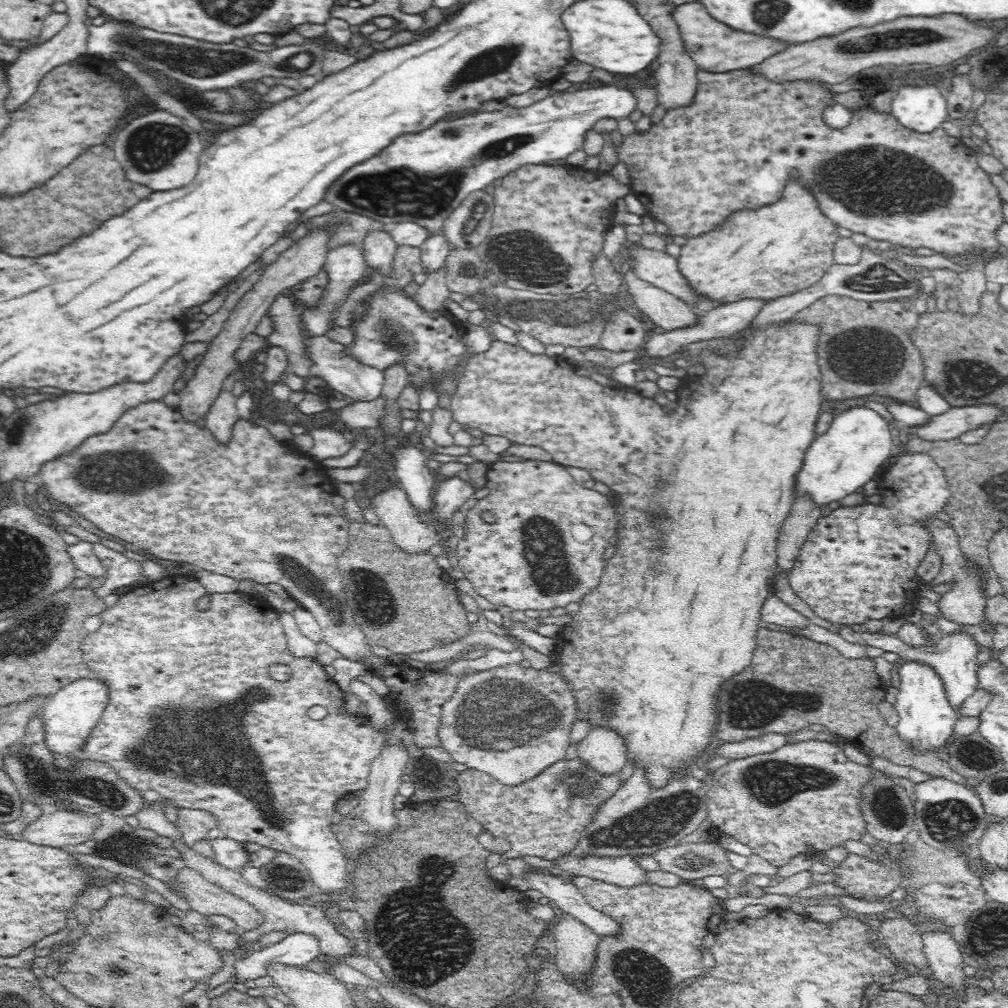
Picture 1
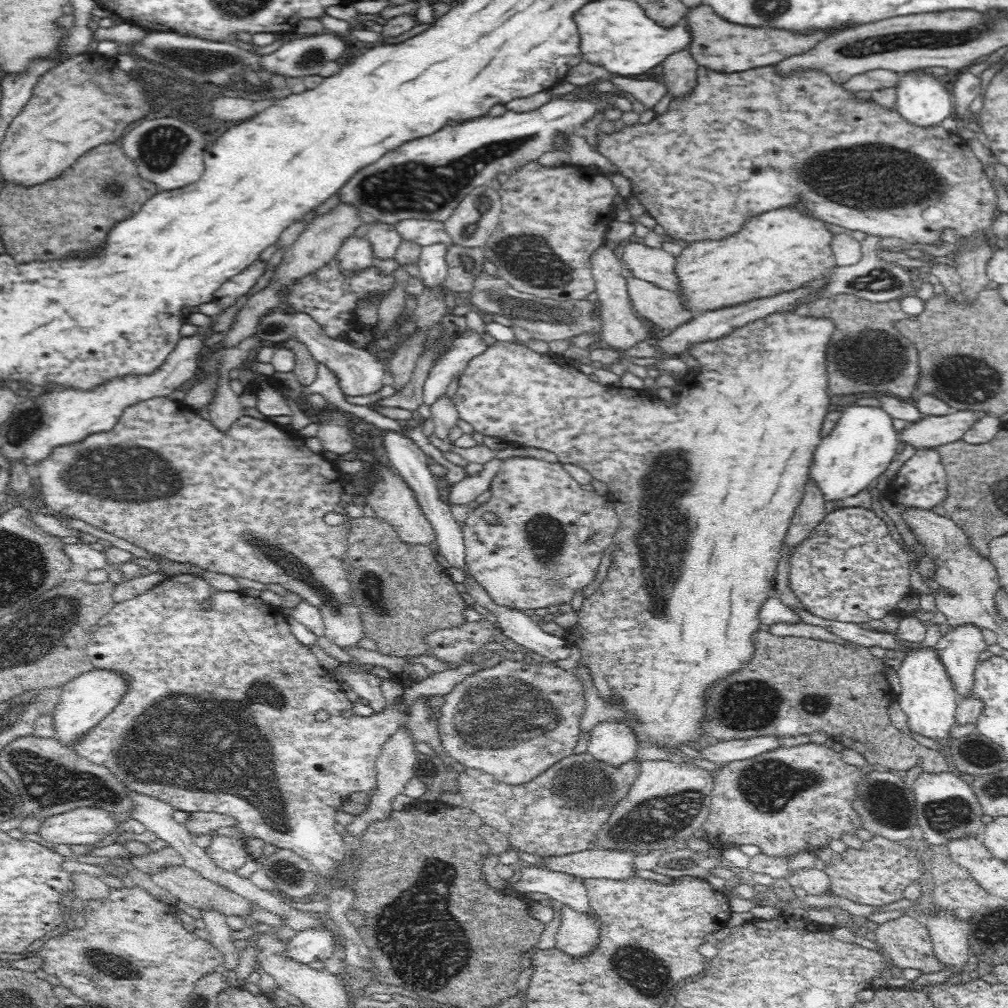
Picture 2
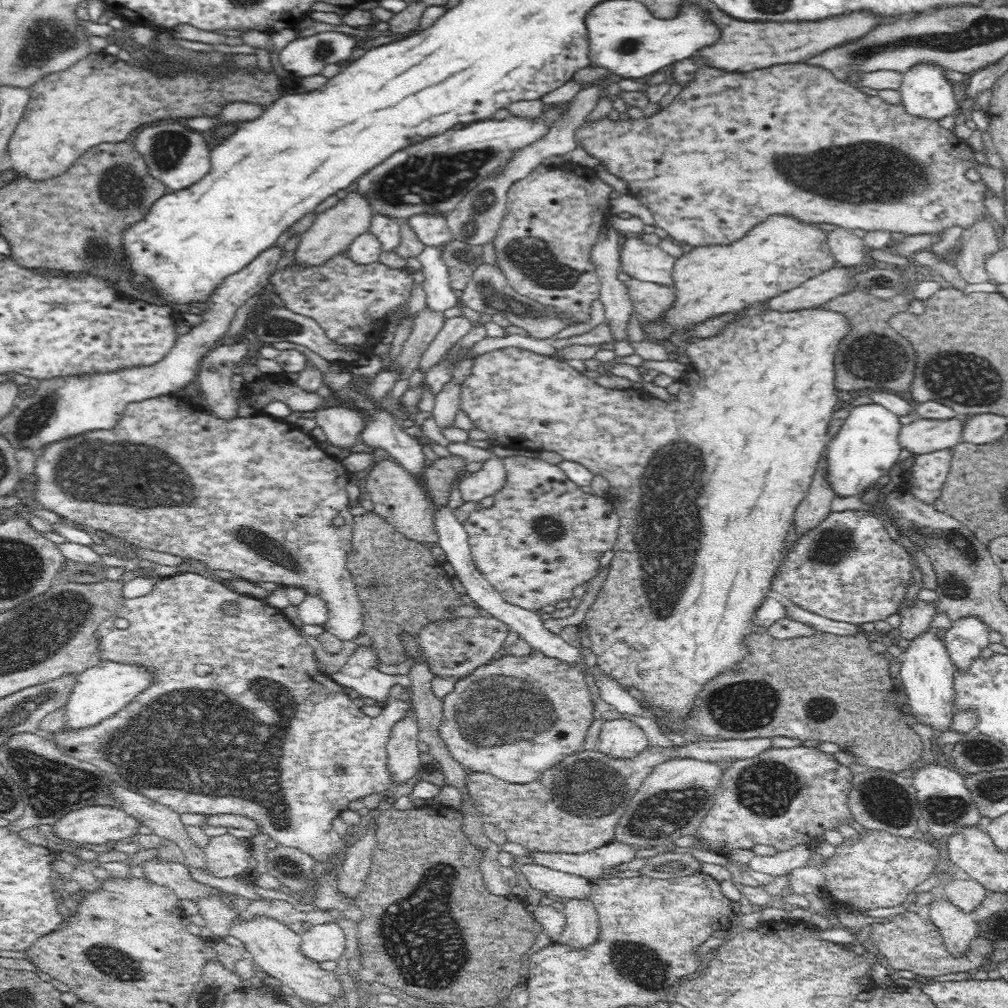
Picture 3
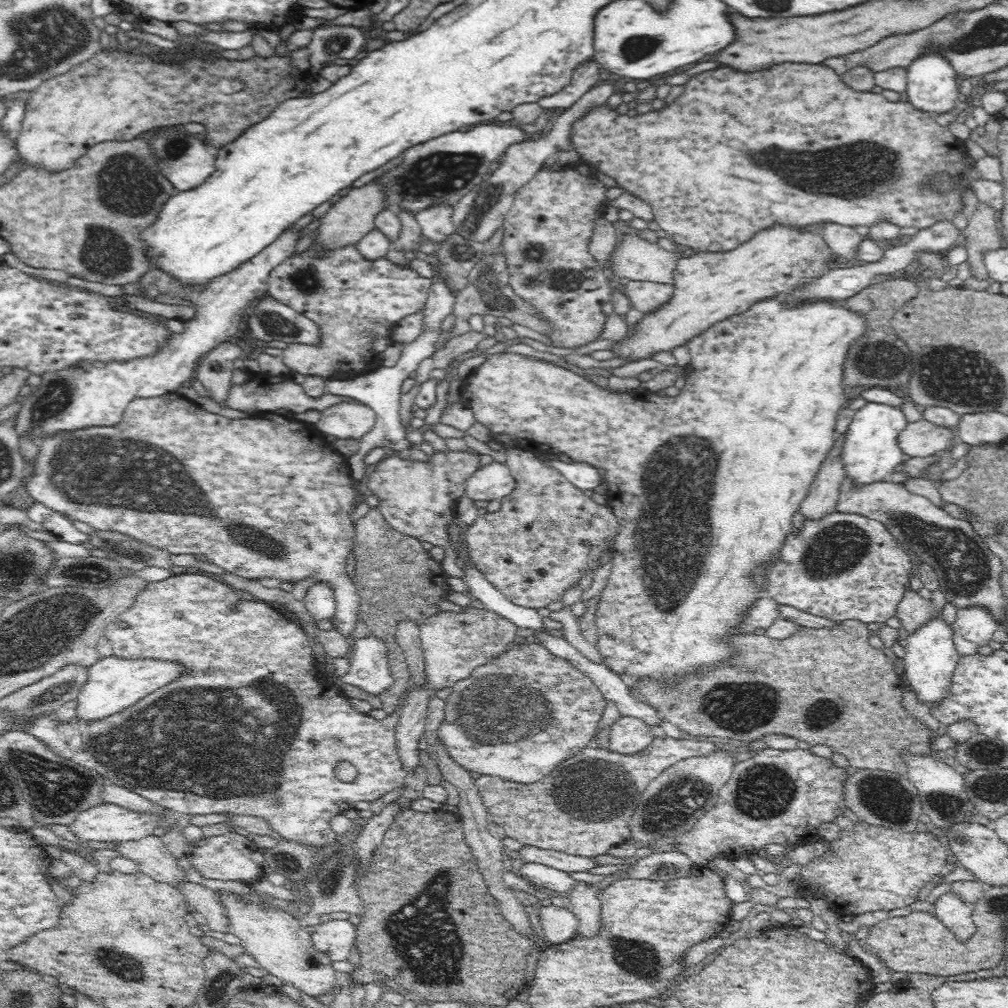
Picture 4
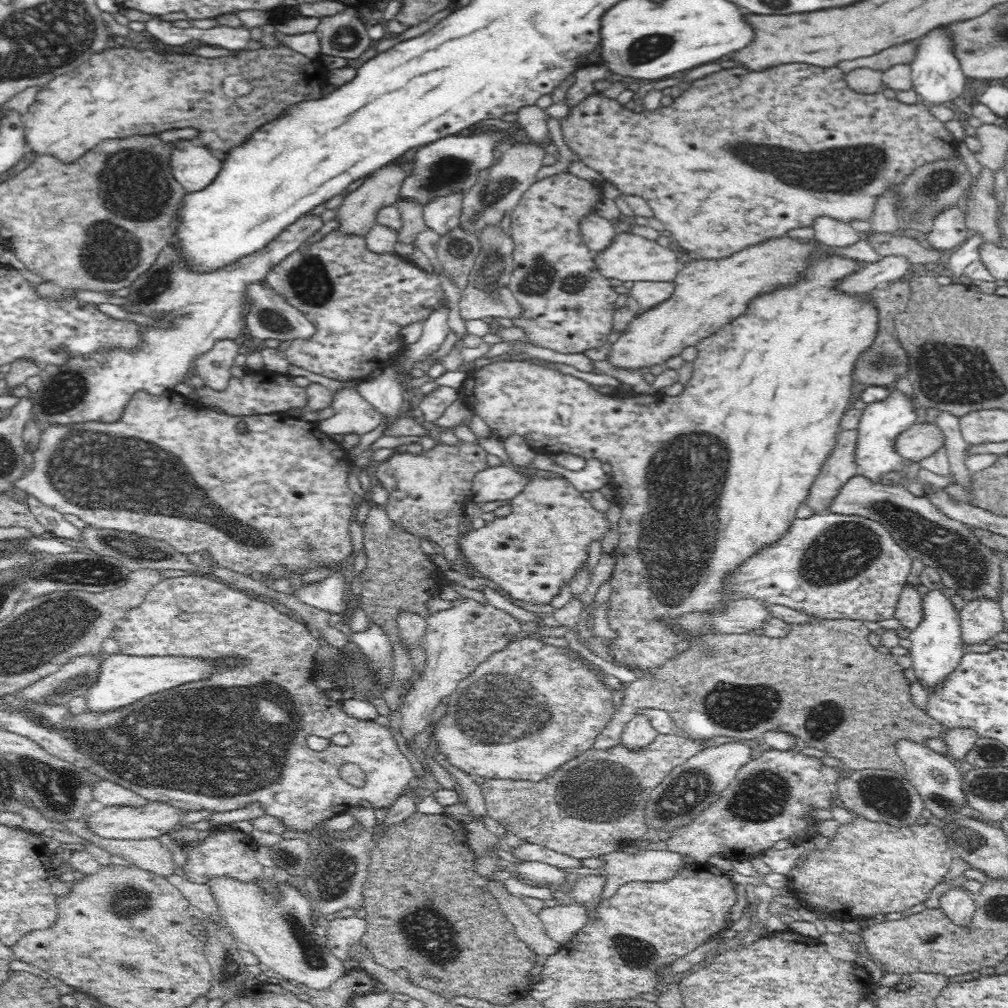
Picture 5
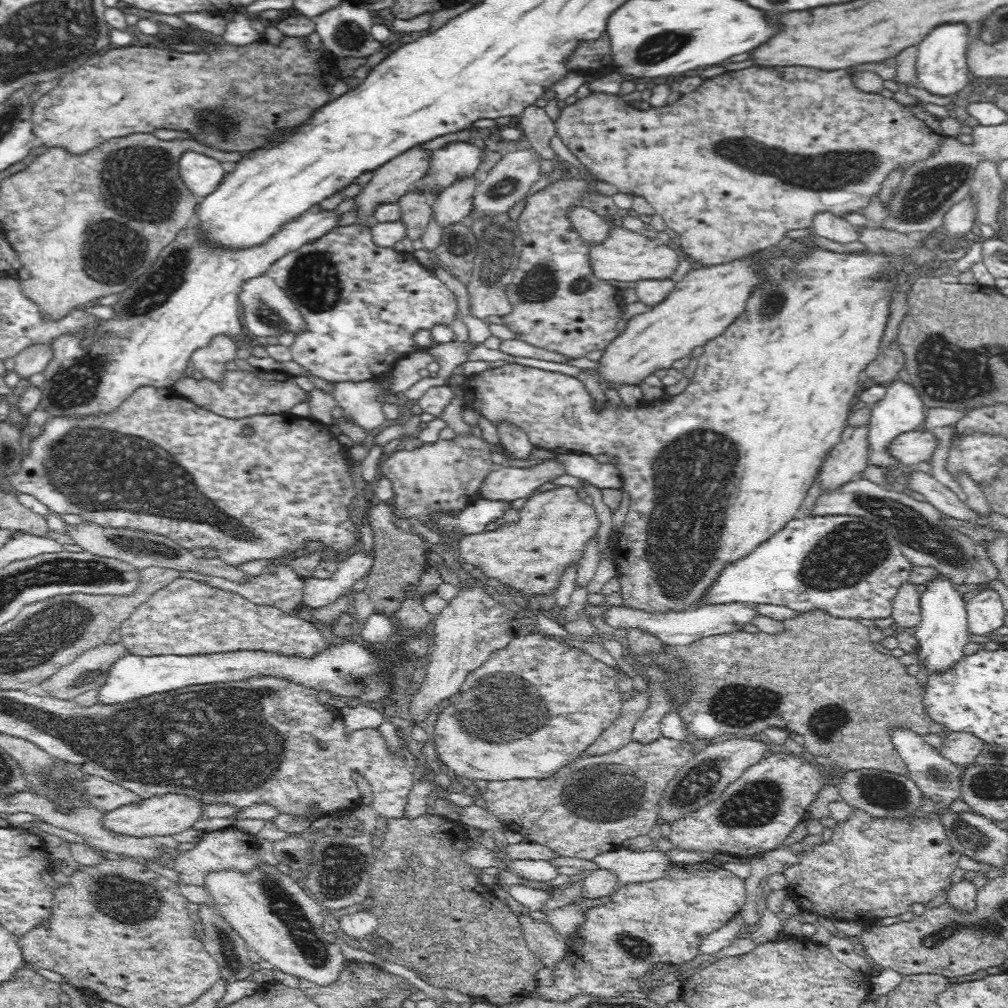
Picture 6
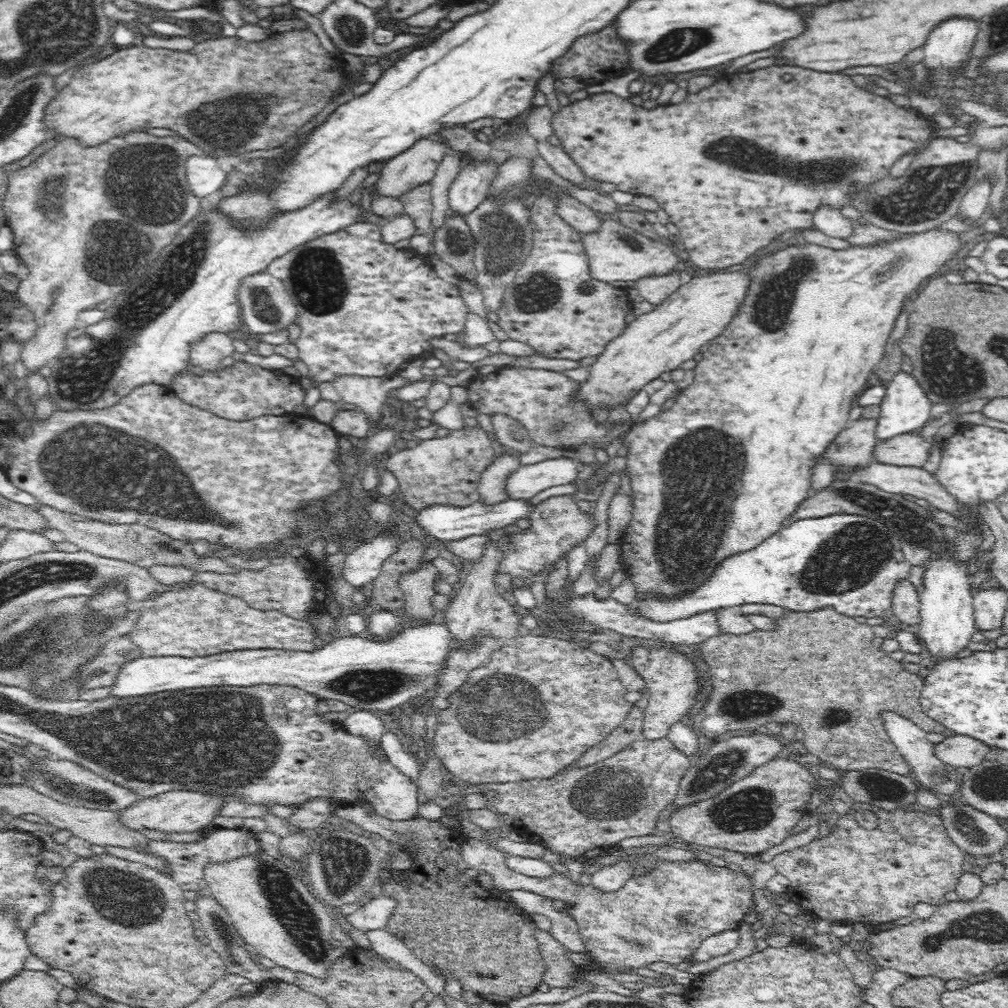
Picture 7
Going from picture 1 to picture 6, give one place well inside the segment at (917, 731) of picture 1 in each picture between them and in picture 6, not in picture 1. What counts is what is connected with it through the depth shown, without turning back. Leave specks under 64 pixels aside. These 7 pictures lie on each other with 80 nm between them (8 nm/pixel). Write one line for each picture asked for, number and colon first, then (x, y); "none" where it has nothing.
2: (926, 696)
3: (927, 675)
4: (930, 659)
5: (936, 649)
6: (942, 634)

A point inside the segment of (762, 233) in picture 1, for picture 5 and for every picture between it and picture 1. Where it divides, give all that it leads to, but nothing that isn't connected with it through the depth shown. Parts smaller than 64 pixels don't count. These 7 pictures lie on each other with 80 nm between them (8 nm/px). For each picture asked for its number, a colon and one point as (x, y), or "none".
2: (782, 250)
3: (780, 253)
4: (709, 286)
5: (708, 293)

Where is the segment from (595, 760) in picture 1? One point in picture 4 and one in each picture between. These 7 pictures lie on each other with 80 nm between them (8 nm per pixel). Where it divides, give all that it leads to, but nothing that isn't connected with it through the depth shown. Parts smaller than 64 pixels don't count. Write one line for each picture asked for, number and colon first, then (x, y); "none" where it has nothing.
2: (611, 743)
3: (620, 739)
4: (628, 735)

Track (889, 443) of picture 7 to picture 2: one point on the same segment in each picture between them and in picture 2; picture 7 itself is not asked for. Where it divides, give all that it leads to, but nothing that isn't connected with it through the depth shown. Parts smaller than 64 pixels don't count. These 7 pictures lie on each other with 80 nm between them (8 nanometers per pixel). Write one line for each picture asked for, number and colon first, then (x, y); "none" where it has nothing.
2: (929, 431)
3: (924, 435)
4: (920, 439)
5: (920, 440)
6: (915, 446)

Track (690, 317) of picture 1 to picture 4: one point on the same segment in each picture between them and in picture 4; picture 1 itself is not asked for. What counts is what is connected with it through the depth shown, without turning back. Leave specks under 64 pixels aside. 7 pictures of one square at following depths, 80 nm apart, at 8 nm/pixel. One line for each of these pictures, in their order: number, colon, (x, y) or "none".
2: (666, 309)
3: (650, 300)
4: (647, 297)

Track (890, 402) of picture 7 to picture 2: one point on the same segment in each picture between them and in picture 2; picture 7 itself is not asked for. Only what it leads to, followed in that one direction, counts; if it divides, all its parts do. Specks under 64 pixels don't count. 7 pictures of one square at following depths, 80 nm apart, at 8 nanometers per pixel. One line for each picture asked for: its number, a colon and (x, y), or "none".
2: (859, 449)
3: (865, 448)
4: (870, 452)
5: (876, 459)
6: (901, 410)

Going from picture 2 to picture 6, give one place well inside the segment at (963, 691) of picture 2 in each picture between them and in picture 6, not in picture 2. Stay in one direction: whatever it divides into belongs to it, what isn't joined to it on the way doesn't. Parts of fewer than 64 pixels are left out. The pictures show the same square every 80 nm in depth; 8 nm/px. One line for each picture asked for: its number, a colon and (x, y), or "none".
3: (965, 639)
4: (973, 627)
5: (980, 619)
6: (985, 613)

